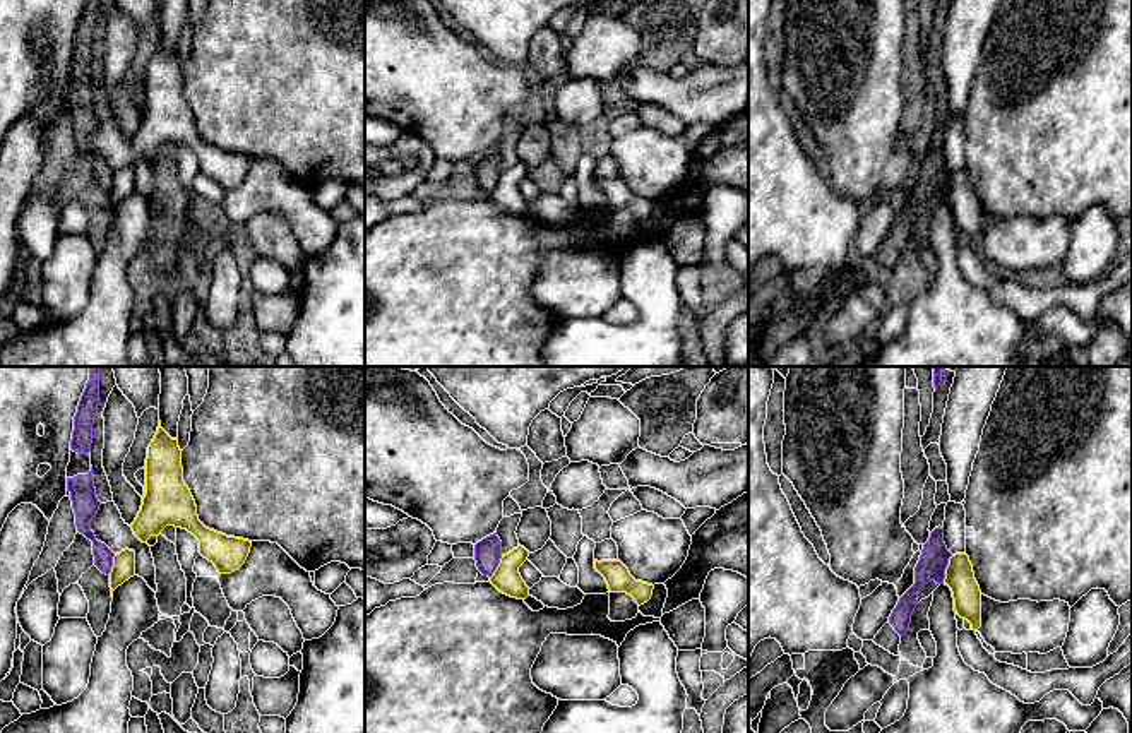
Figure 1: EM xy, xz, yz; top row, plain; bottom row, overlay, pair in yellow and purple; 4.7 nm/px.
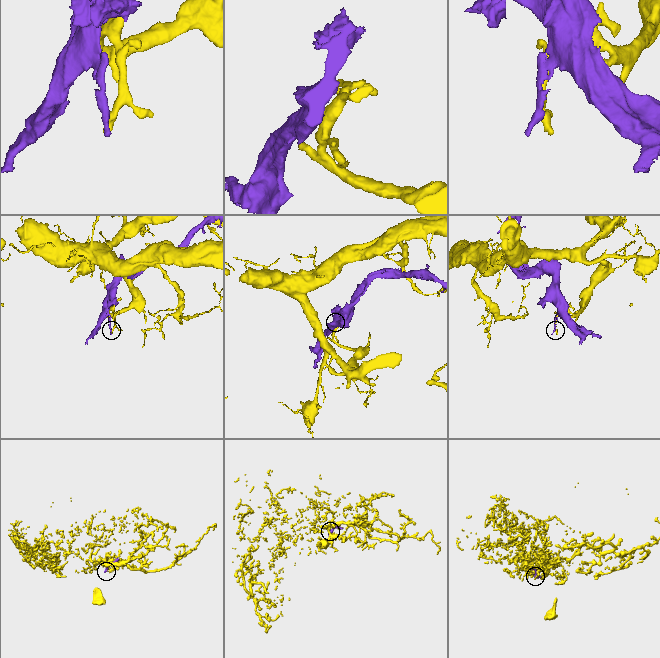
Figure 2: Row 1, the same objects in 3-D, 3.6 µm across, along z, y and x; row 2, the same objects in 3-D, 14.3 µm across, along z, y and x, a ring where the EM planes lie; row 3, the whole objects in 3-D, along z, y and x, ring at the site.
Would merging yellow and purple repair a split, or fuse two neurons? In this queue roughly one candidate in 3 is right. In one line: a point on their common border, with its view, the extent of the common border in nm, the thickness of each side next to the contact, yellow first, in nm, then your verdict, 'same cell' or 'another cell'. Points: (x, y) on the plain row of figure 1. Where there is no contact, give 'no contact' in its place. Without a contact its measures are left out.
contact yz (946, 185); length 140 nm; calibres 140 and 140 nm; another cell

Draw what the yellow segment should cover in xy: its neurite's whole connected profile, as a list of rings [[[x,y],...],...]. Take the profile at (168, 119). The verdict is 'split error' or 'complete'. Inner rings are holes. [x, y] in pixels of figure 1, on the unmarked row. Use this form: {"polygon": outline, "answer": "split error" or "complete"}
{"polygon": [[[159,38],[147,63],[146,111],[130,144],[142,159],[147,159],[166,142],[192,149],[199,158],[199,170],[212,178],[219,190],[238,187],[250,170],[252,158],[226,152],[199,137],[195,116],[183,98],[178,57],[171,55]]], "answer": "complete"}

